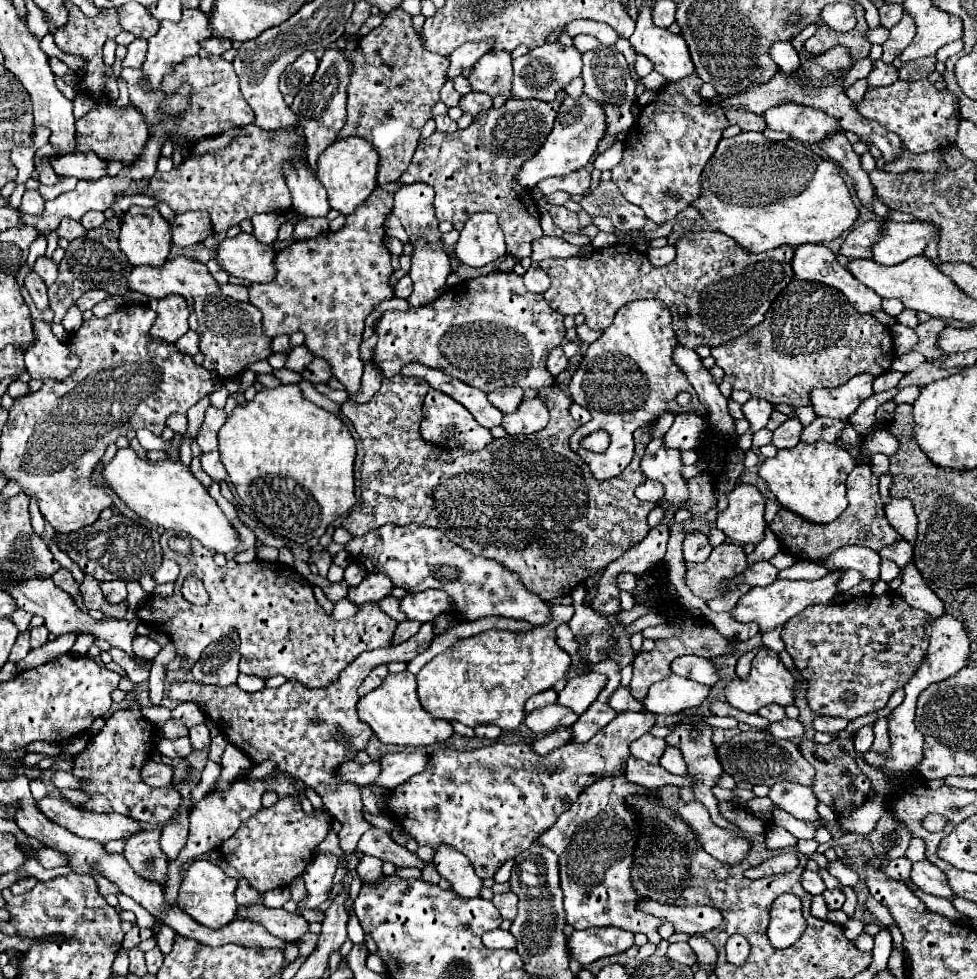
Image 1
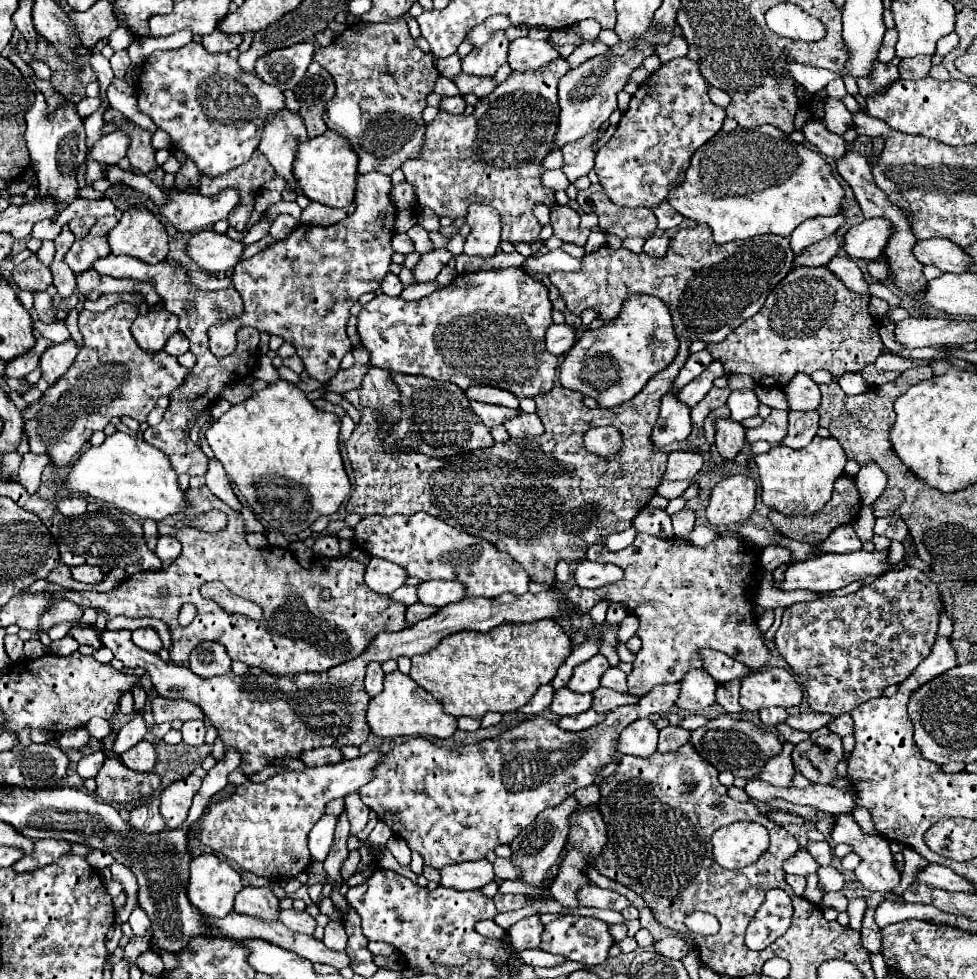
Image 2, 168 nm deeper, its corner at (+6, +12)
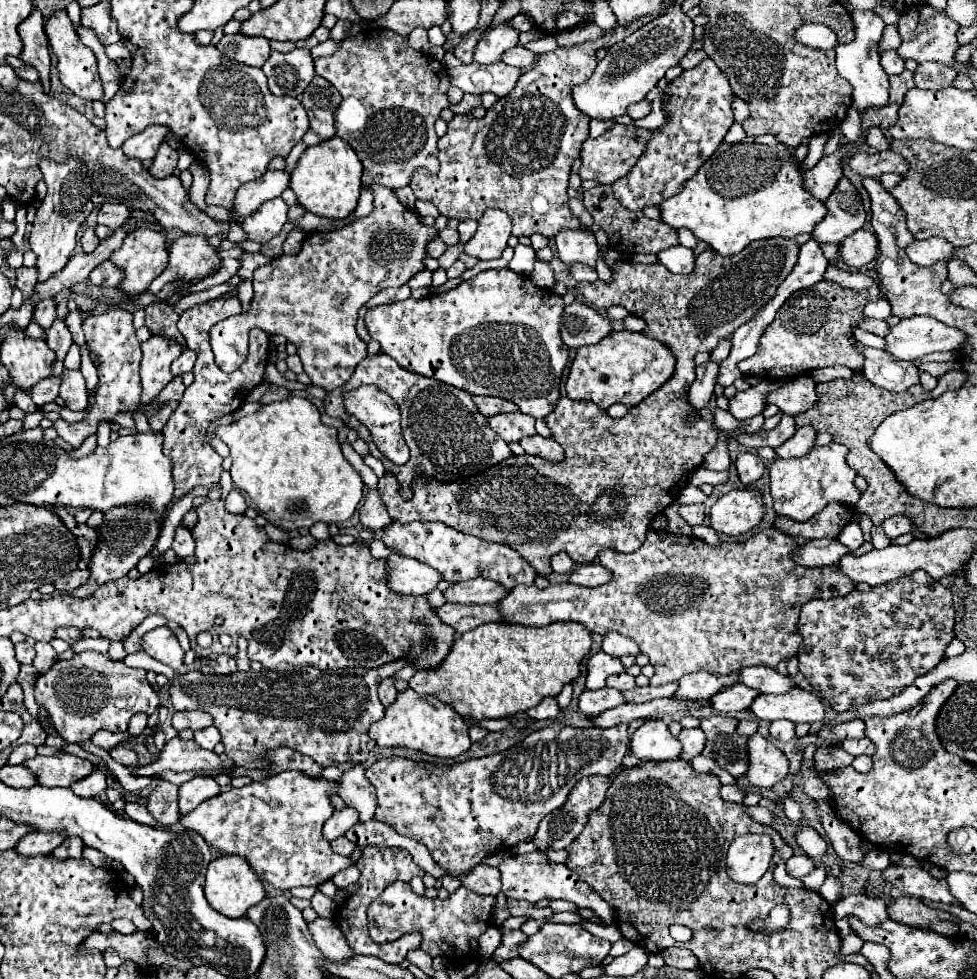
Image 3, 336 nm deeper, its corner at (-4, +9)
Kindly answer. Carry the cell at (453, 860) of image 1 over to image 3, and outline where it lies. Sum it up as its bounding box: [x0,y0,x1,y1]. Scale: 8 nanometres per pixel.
[463,864,501,896]

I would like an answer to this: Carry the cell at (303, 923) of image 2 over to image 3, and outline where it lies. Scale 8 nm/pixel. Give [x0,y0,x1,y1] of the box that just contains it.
[309,918,355,962]

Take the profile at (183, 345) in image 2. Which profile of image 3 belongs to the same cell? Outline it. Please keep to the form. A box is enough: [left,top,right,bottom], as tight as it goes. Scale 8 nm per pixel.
[171,348,195,376]

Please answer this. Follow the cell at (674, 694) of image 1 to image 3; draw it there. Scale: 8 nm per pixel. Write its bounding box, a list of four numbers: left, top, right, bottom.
[711,684,761,712]

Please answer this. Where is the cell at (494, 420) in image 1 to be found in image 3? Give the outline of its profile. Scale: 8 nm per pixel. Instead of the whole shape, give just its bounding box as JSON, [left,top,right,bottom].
[489,412,535,444]

